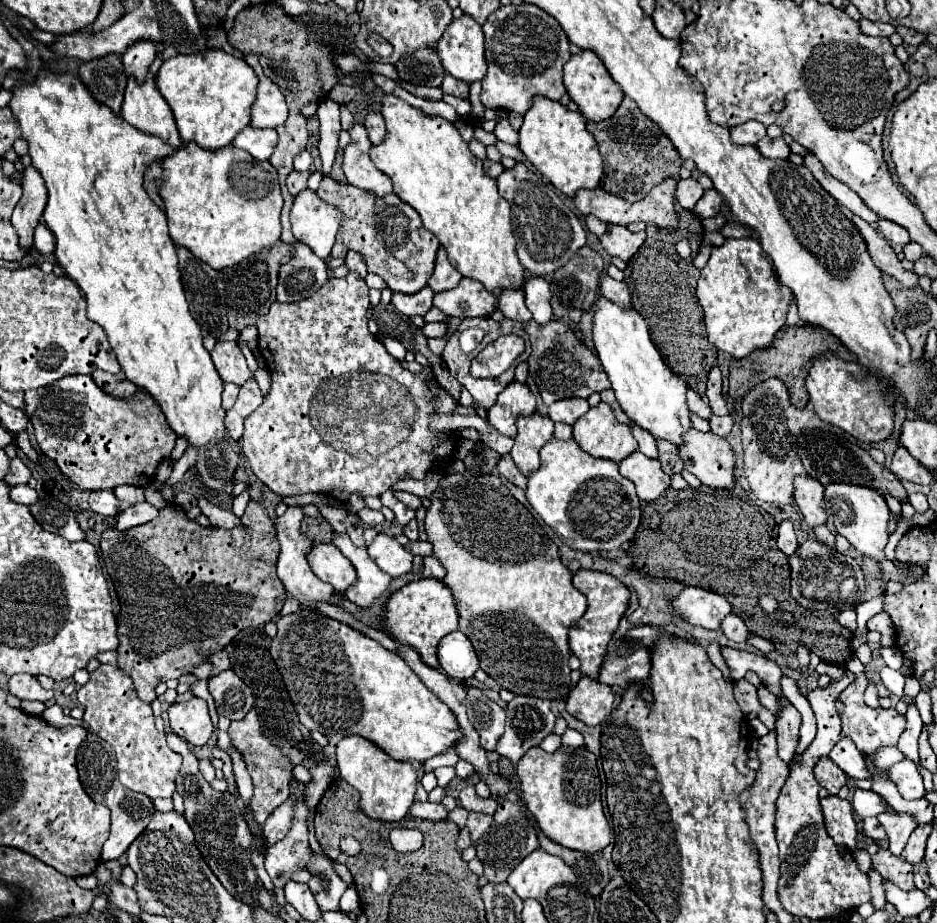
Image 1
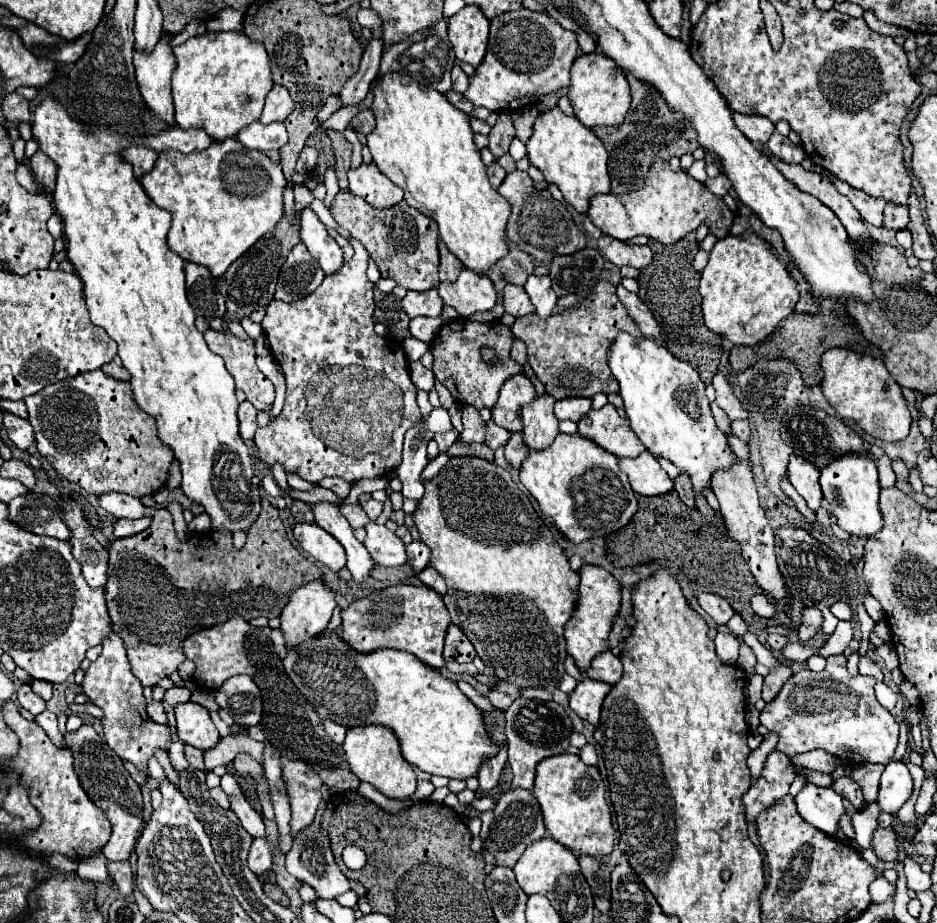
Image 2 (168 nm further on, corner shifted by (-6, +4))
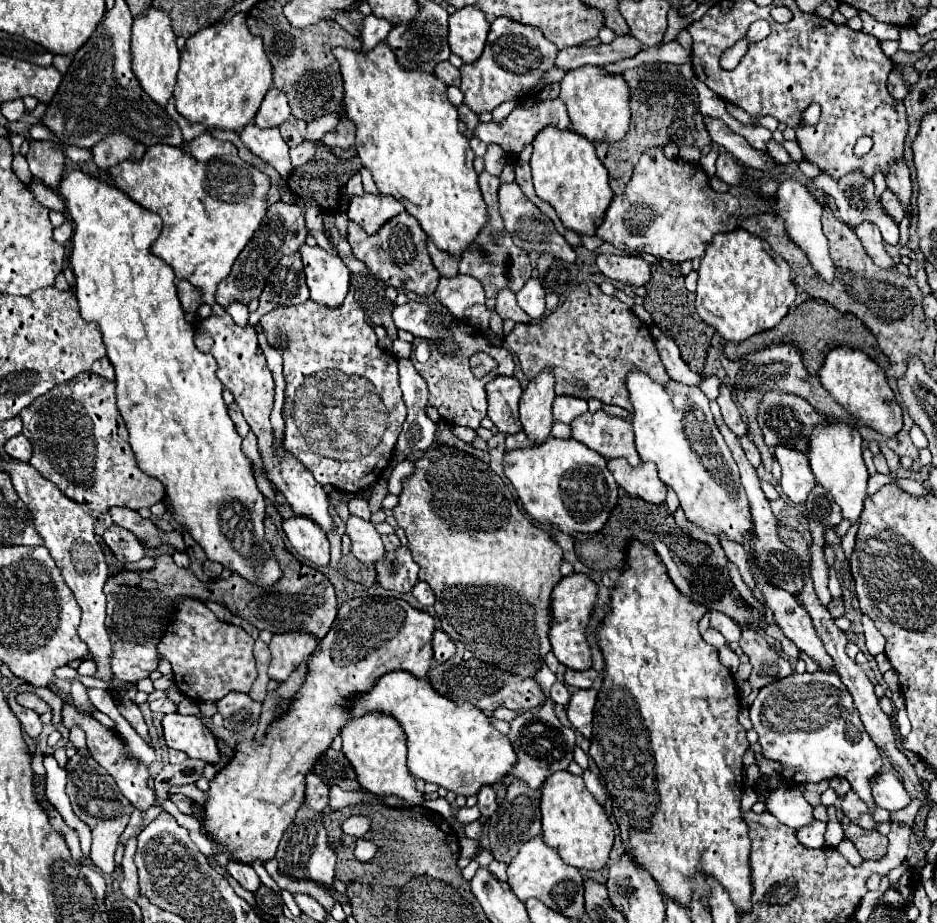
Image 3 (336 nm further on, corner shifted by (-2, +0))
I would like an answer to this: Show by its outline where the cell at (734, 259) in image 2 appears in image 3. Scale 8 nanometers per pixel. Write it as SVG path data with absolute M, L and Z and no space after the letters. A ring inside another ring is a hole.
M745 229L717 233L701 257L697 283L697 313L713 325L725 341L745 341L747 337L775 327L795 301L795 285L791 281L789 263L781 263L765 249L757 235Z

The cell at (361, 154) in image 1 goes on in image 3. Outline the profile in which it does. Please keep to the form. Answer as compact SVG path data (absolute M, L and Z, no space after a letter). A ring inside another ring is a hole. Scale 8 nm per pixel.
M365 193L359 199L353 199L349 203L347 215L353 223L357 223L367 235L375 235L389 219L393 219L395 215L403 213L405 207L385 195L369 195Z

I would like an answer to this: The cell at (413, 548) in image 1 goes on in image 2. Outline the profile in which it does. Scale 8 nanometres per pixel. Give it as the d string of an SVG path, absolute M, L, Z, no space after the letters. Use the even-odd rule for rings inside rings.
M413 541L407 545L407 557L409 557L409 563L413 565L413 569L419 573L421 569L427 567L429 557L431 557L431 549L421 541Z

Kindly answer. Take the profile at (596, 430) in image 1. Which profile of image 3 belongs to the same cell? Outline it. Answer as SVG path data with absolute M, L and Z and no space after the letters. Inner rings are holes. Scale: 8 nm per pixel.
M601 409L595 413L587 411L571 421L571 431L573 439L591 447L605 459L623 457L633 467L641 463L635 449L631 423L627 419L611 417Z

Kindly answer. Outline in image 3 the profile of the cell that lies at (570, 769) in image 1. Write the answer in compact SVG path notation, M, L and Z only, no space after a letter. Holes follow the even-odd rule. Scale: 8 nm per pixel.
M557 771L547 779L547 787L541 789L541 815L543 815L543 841L553 847L559 857L577 869L597 871L607 865L611 847L613 847L613 825L607 819L601 805L587 791L581 777L571 775L569 771Z

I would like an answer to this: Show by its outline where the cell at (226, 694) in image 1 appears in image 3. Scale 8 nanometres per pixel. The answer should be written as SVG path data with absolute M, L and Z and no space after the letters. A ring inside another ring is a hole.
M231 693L217 701L223 715L223 727L229 731L247 731L261 713L261 703L253 701L247 693Z

